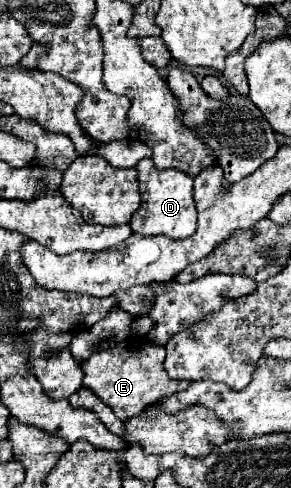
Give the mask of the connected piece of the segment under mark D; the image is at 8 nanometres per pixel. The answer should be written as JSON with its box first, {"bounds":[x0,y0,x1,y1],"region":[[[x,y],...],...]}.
{"bounds":[130,158,196,240],"region":[[[150,158],[136,164],[142,204],[130,220],[130,228],[142,236],[168,236],[184,240],[196,232],[196,206],[192,198],[192,176],[180,170],[156,170]]]}

